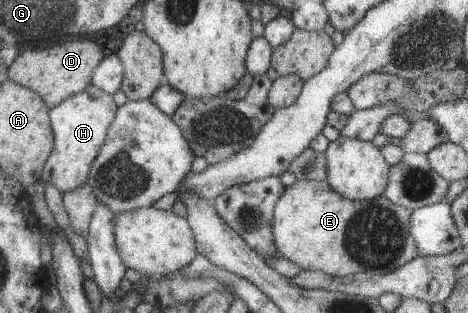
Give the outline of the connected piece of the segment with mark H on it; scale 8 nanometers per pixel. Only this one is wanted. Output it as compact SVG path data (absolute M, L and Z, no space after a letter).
M93 84L50 108L49 118L54 136L53 152L45 162L40 182L57 186L63 193L87 185L91 167L101 152L101 146L105 144L107 130L113 124L116 114L117 105L113 95Z

